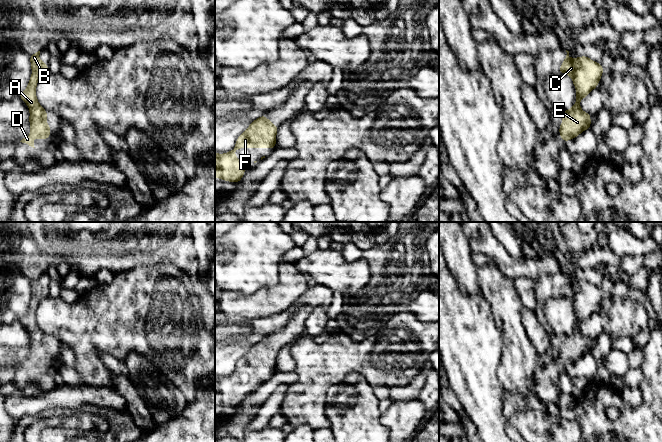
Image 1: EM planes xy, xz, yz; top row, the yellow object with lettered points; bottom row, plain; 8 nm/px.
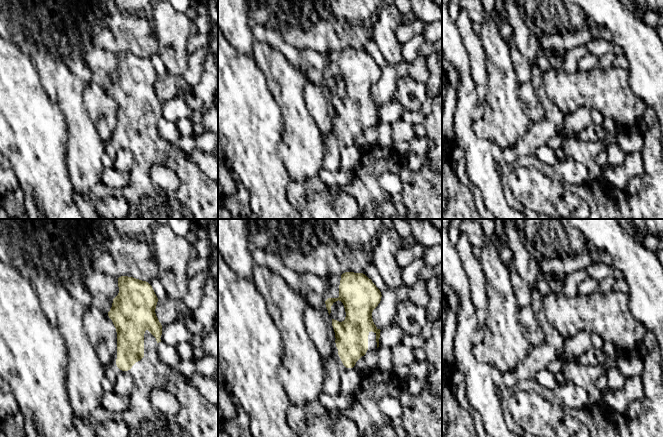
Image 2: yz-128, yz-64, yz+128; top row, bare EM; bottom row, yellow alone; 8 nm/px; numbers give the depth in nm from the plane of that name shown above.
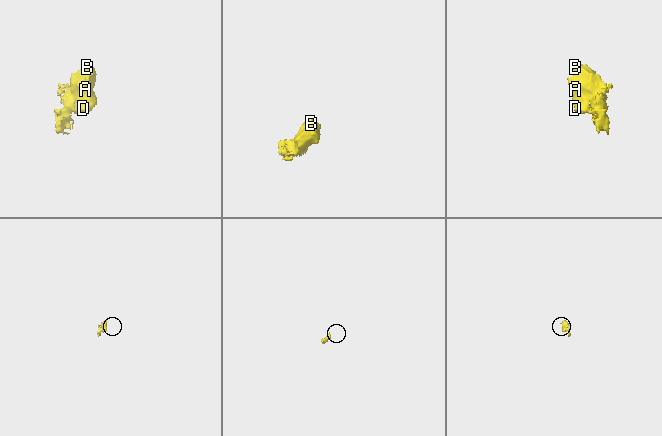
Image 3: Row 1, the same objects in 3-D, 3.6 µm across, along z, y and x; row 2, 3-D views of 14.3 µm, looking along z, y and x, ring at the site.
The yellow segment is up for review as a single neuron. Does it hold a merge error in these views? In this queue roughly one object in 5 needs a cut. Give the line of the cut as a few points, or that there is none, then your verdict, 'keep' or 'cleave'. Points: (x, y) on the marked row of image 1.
no cut; keep

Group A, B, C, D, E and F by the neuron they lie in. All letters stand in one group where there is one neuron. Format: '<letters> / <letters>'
A B C D E F

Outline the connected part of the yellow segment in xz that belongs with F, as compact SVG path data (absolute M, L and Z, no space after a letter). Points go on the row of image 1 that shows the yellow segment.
M263 114L261 117L254 120L250 126L237 138L236 145L226 154L215 153L215 177L228 182L238 183L247 171L241 167L241 161L233 154L239 148L271 148L276 147L276 134L279 126L271 123Z

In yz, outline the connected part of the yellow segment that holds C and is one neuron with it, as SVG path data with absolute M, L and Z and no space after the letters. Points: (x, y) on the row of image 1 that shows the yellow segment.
M569 51L559 67L559 73L565 73L572 78L576 88L576 102L567 111L558 111L563 115L563 121L559 128L560 137L564 142L574 139L584 130L592 127L589 120L592 115L580 109L580 101L586 97L594 88L597 88L600 78L604 72L602 64L589 59L586 55L571 59Z

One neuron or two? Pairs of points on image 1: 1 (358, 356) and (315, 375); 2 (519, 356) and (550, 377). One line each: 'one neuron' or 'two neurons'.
1: one neuron
2: two neurons

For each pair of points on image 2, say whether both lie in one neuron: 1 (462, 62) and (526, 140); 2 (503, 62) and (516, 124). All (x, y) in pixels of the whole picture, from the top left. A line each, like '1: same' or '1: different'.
1: different
2: same

